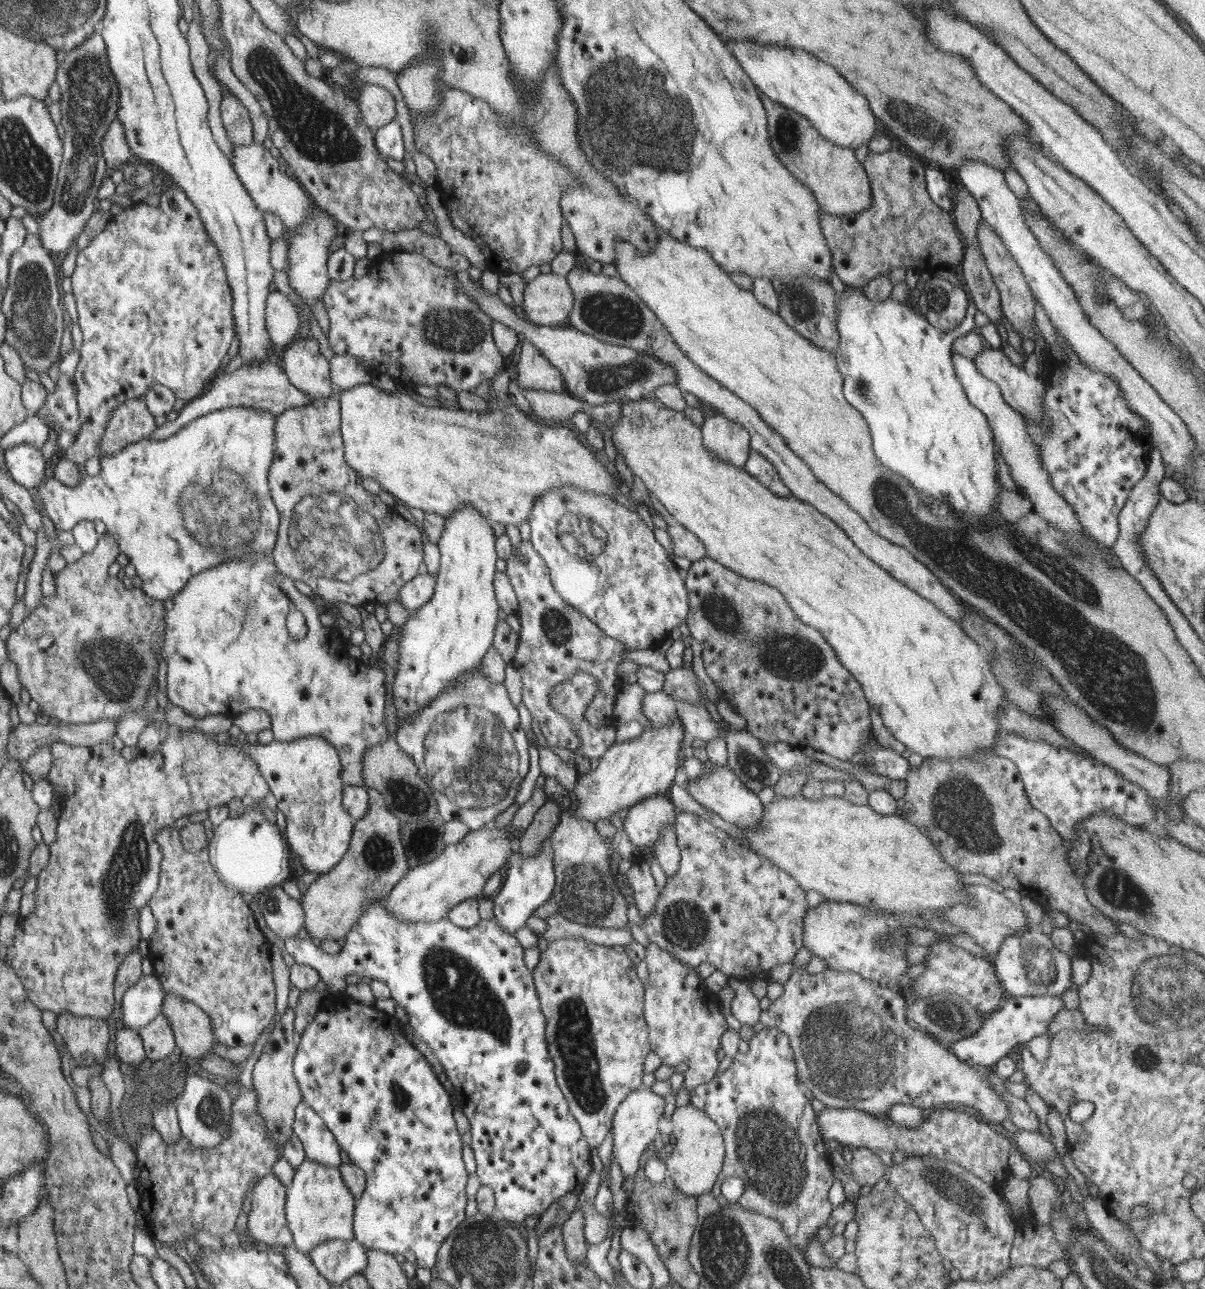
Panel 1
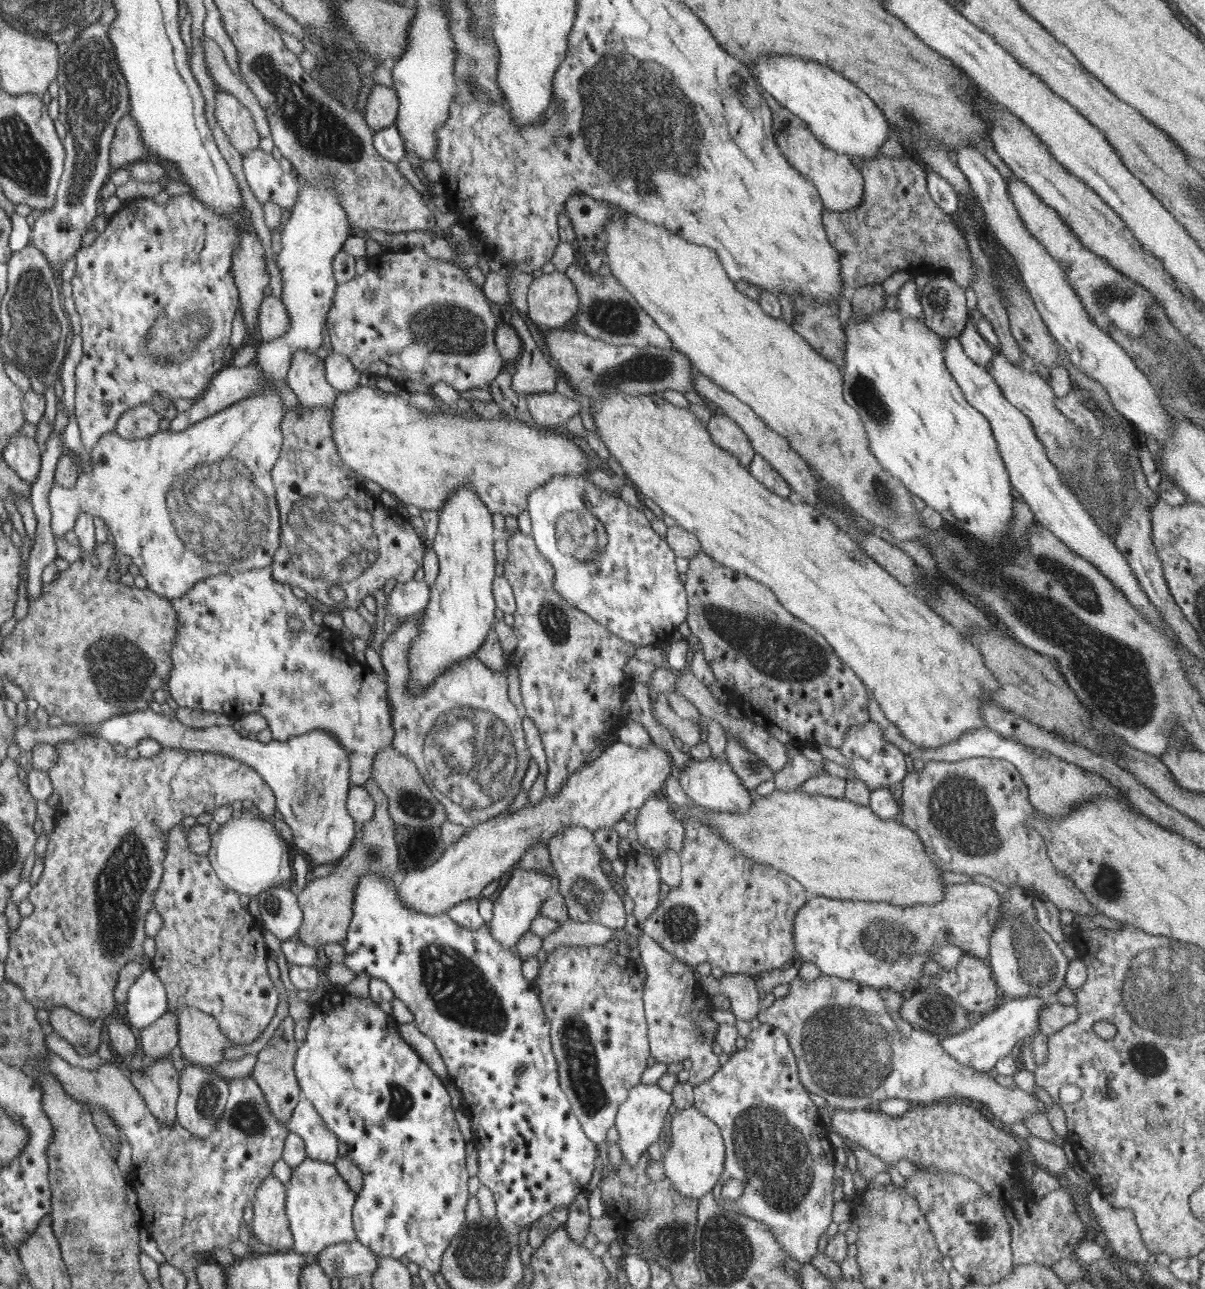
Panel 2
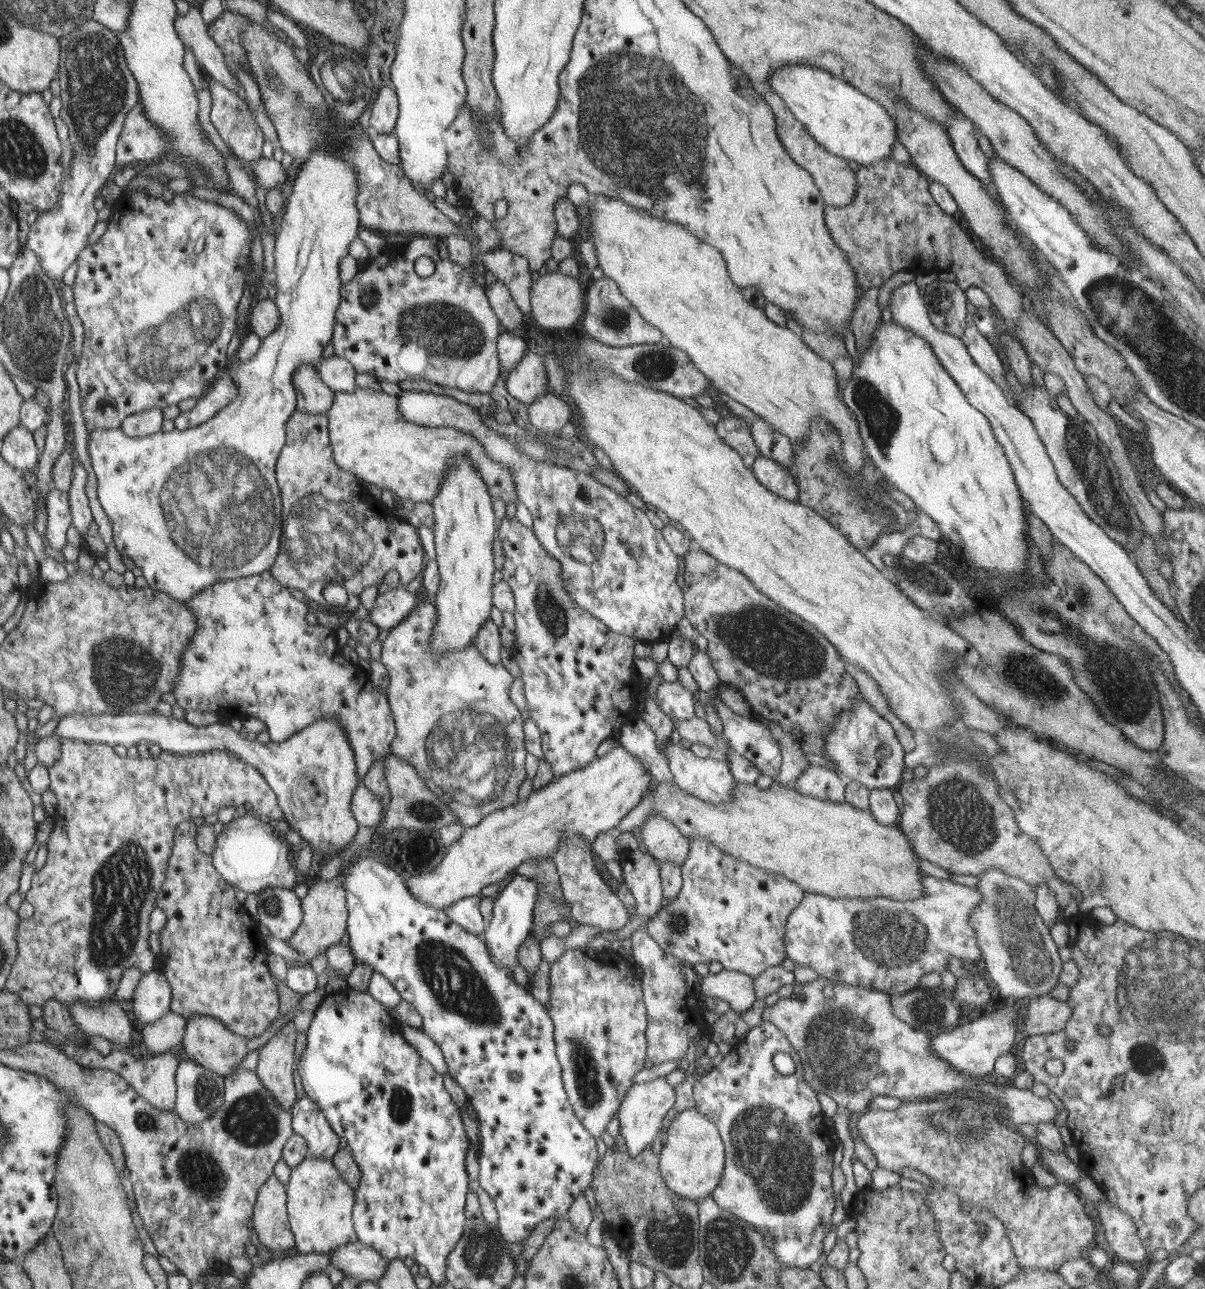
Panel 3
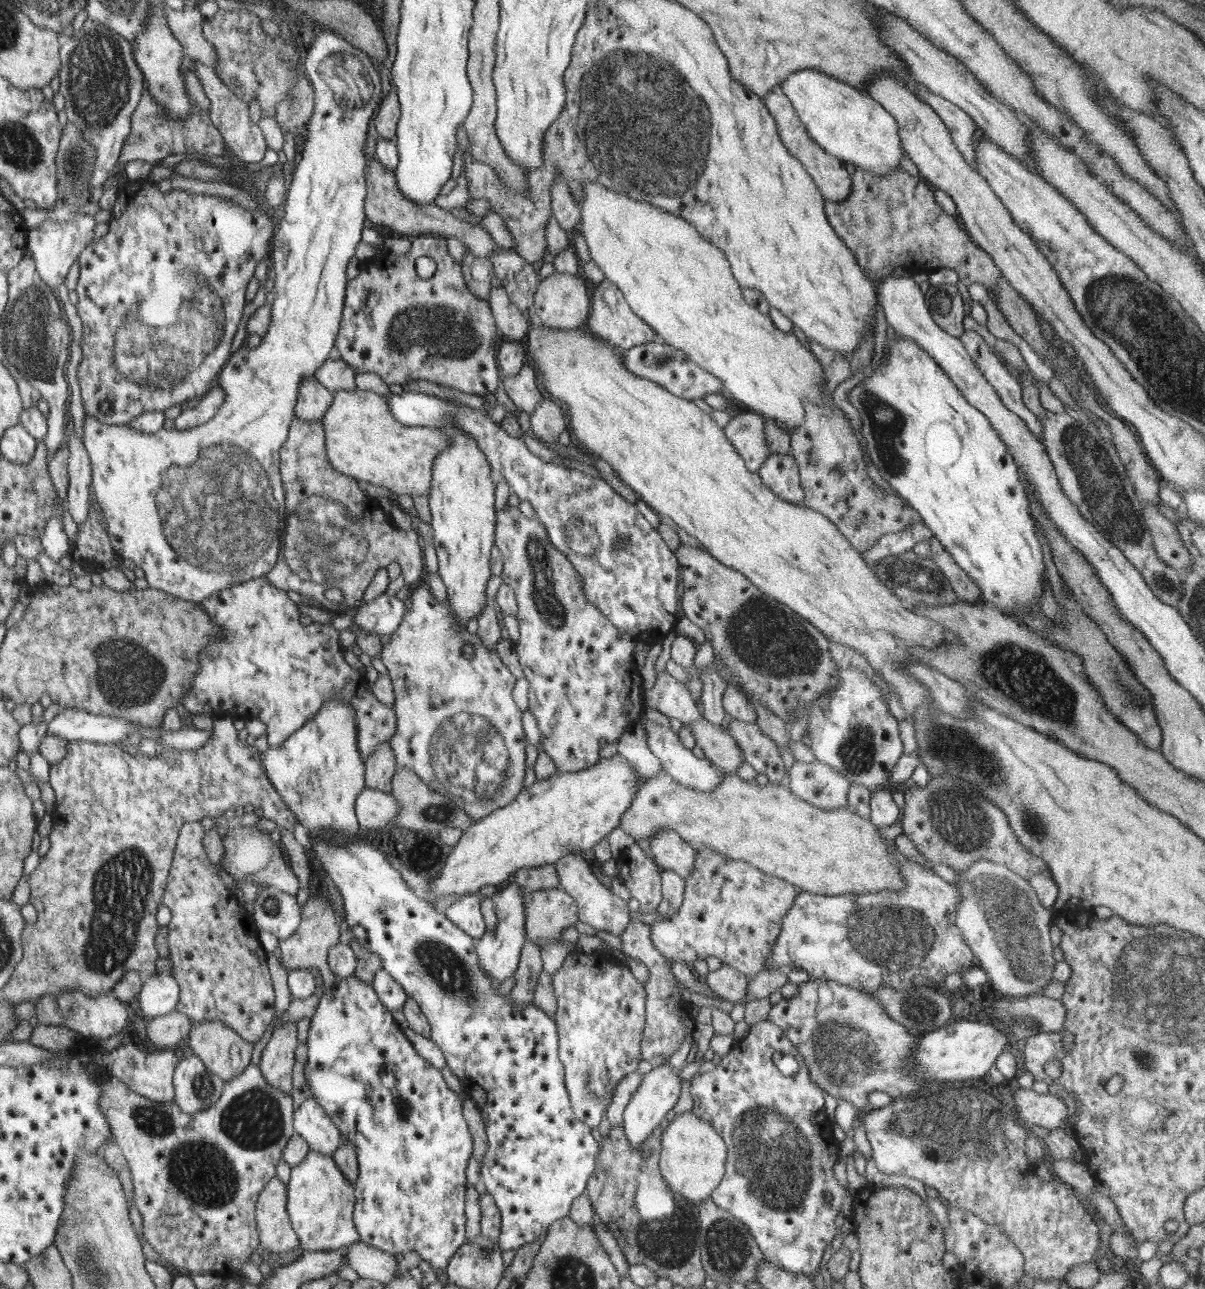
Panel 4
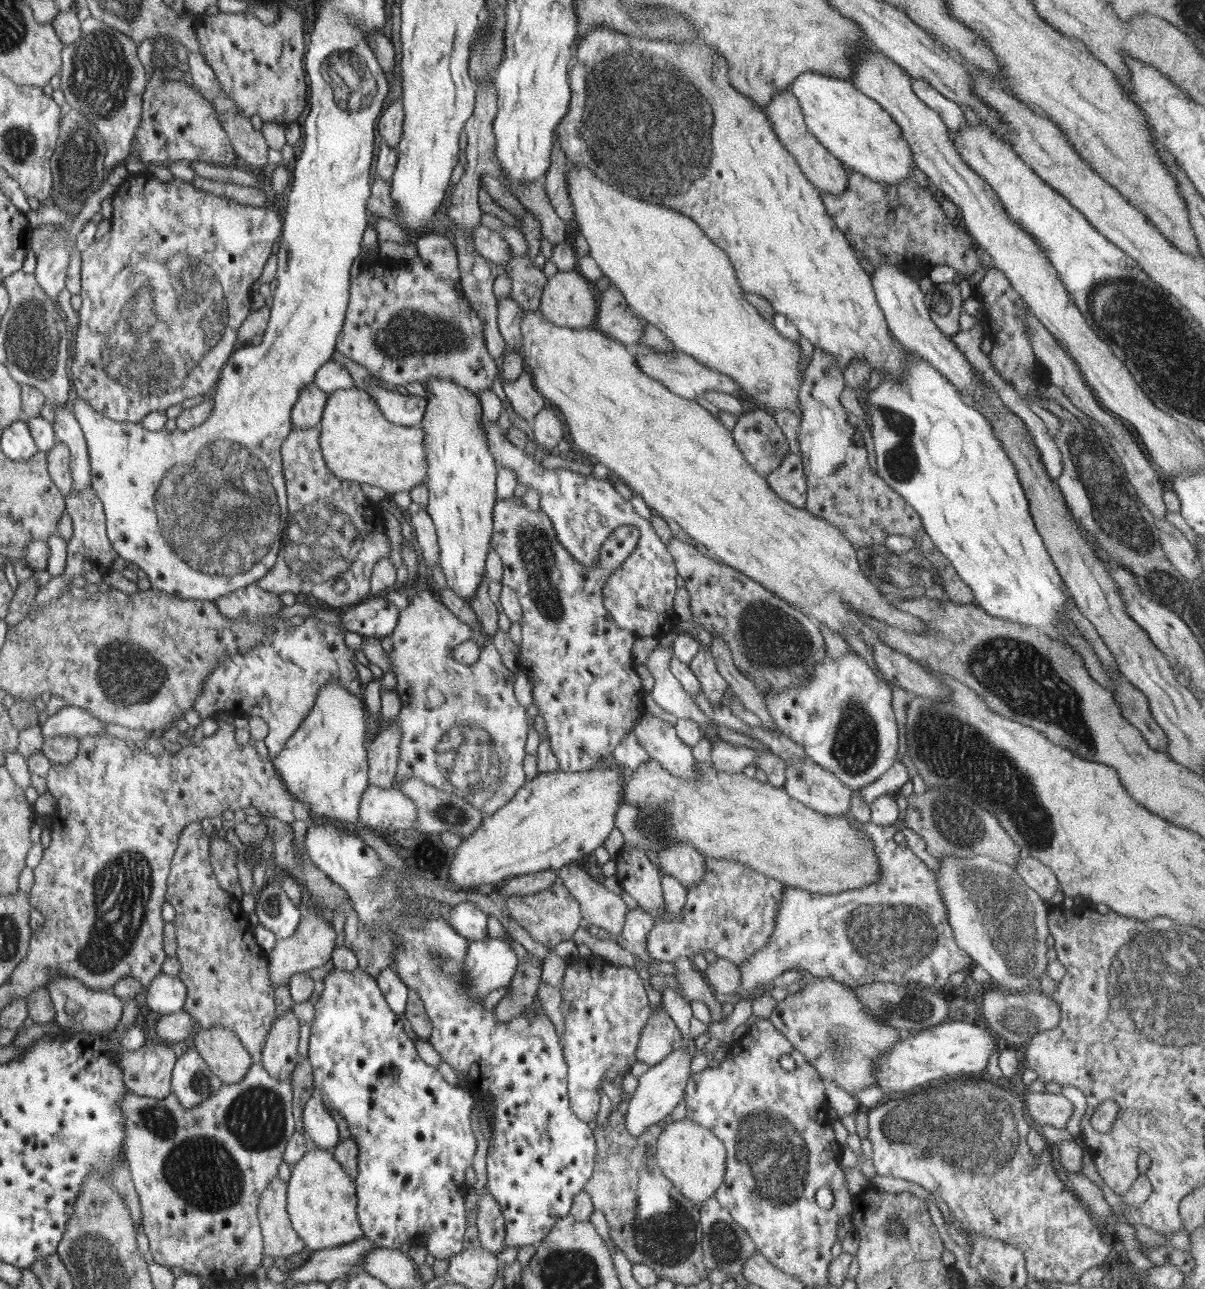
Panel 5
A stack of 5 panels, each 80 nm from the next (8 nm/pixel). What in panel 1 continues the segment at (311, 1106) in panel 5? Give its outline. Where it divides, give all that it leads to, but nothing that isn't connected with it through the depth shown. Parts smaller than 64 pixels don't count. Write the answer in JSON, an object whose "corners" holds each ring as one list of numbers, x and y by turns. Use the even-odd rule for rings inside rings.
{"corners":[[306,1103,296,1107,295,1135,302,1141,306,1159,331,1167,343,1164,335,1136,326,1128,322,1116]]}

